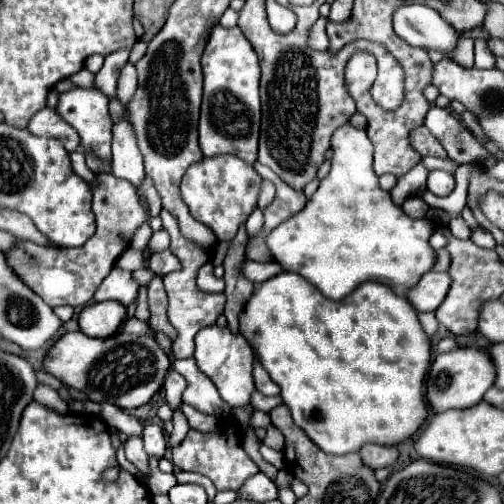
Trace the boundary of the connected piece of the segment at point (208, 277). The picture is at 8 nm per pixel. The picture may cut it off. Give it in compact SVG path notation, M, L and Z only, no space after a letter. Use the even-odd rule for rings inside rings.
M208 261L208 265L202 265L196 273L196 279L198 279L198 287L202 291L210 291L210 293L216 293L216 291L224 291L224 279L216 279L214 273L212 273L214 265Z

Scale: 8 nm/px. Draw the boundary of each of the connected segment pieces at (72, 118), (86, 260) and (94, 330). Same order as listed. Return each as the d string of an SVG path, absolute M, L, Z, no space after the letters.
M74 87L66 95L60 95L56 111L80 133L82 151L110 159L112 121L106 95L96 89Z
M98 175L98 185L92 187L96 233L82 245L72 249L38 247L30 241L16 241L14 249L6 253L8 265L14 273L30 285L50 307L58 305L86 305L102 279L110 273L116 259L126 250L136 227L144 221L144 209L136 195L136 189L114 175Z
M118 301L94 303L80 313L78 325L80 331L86 333L88 337L110 337L122 325L124 315L126 307L122 307Z

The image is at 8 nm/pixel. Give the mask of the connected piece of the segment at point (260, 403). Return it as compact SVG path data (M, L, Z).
M254 391L250 398L250 404L256 409L261 411L270 412L275 407L282 404L283 401L280 396L266 397L260 396L258 391Z

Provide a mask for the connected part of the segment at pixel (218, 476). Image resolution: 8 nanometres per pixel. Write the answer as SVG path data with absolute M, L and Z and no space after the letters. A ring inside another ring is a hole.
M234 427L216 431L216 433L200 433L196 429L190 429L184 441L172 449L172 463L182 471L196 471L200 475L206 475L208 479L212 479L218 491L228 491L228 489L238 491L248 477L260 471L256 463L242 449L240 427L236 427L236 433L234 433ZM228 439L230 439L230 445L228 445Z

